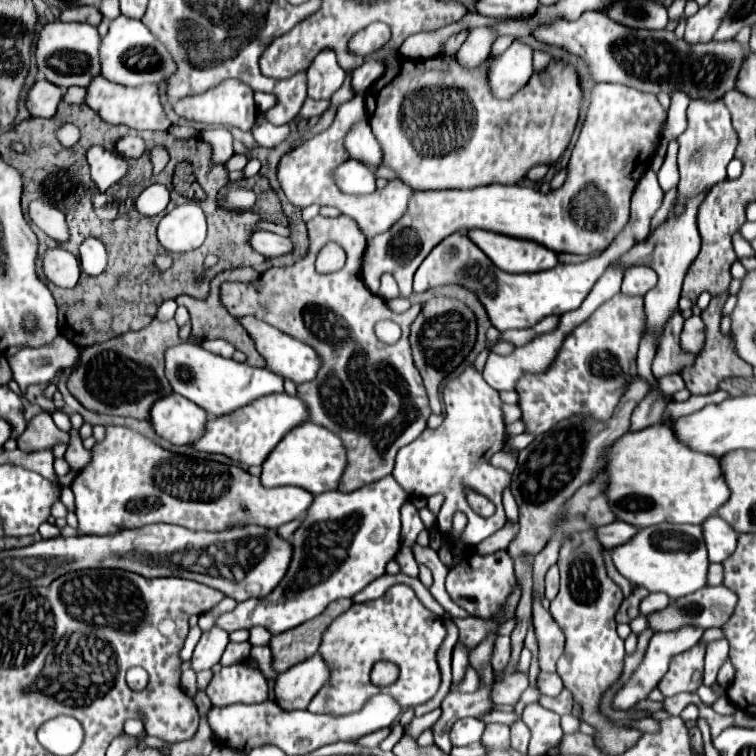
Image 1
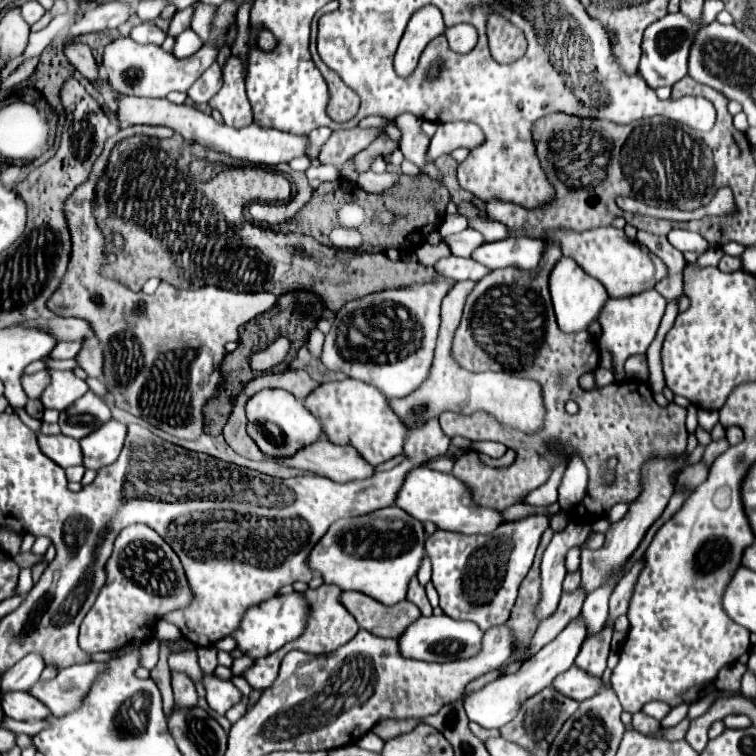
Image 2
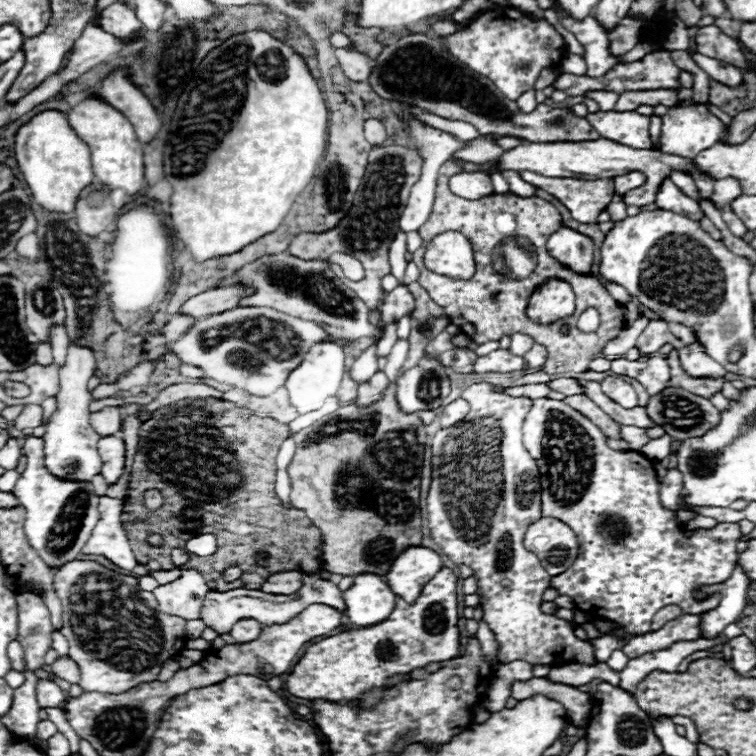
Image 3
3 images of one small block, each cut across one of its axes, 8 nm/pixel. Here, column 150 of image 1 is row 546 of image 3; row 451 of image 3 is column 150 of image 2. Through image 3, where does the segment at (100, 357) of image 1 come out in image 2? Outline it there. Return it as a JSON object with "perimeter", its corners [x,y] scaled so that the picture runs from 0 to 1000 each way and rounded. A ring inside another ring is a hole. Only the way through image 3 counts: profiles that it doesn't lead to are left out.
{"perimeter":[[[172,167],[143,183],[135,209],[127,212],[124,228],[119,238],[93,259],[87,270],[87,288],[93,291],[93,307],[98,312],[98,333],[93,341],[93,354],[82,370],[82,381],[71,386],[69,397],[63,397],[63,407],[77,418],[101,418],[119,426],[124,442],[135,455],[140,455],[140,505],[146,524],[153,537],[193,556],[196,561],[243,582],[257,582],[257,577],[267,574],[267,537],[280,526],[286,513],[294,508],[291,479],[299,468],[296,455],[302,450],[312,450],[315,434],[331,426],[336,418],[352,413],[365,402],[365,392],[357,386],[307,386],[288,378],[267,378],[259,384],[230,381],[220,373],[209,378],[209,384],[196,392],[190,386],[175,386],[164,373],[153,368],[140,368],[135,360],[140,349],[151,347],[151,333],[140,333],[140,315],[127,296],[124,270],[127,270],[127,243],[132,241],[138,222],[143,217],[143,206],[148,196],[172,180],[180,177],[201,177],[206,183],[225,183],[225,169],[217,167]]]}

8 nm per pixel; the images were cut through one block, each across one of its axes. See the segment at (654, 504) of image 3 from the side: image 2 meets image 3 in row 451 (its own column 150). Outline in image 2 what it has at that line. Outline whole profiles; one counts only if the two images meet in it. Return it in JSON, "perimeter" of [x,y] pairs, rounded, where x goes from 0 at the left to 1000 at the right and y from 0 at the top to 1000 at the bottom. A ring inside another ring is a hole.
{"perimeter":[[[177,693],[159,704],[140,746],[140,759],[140,772],[106,828],[103,849],[116,865],[146,862],[177,847],[190,849],[201,836],[198,825],[193,825],[193,815],[209,820],[214,812],[251,796],[251,780],[246,778],[246,762],[235,735],[214,709],[193,693]]]}

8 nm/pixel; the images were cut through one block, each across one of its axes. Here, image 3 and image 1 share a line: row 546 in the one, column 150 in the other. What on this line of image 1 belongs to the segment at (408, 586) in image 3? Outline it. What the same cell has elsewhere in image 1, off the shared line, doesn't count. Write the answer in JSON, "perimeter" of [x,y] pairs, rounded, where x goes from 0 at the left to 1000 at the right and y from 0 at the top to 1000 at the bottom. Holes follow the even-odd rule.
{"perimeter":[[[225,521],[204,532],[196,558],[212,579],[228,587],[254,587],[270,574],[272,556],[275,548],[265,537],[243,524]]]}

